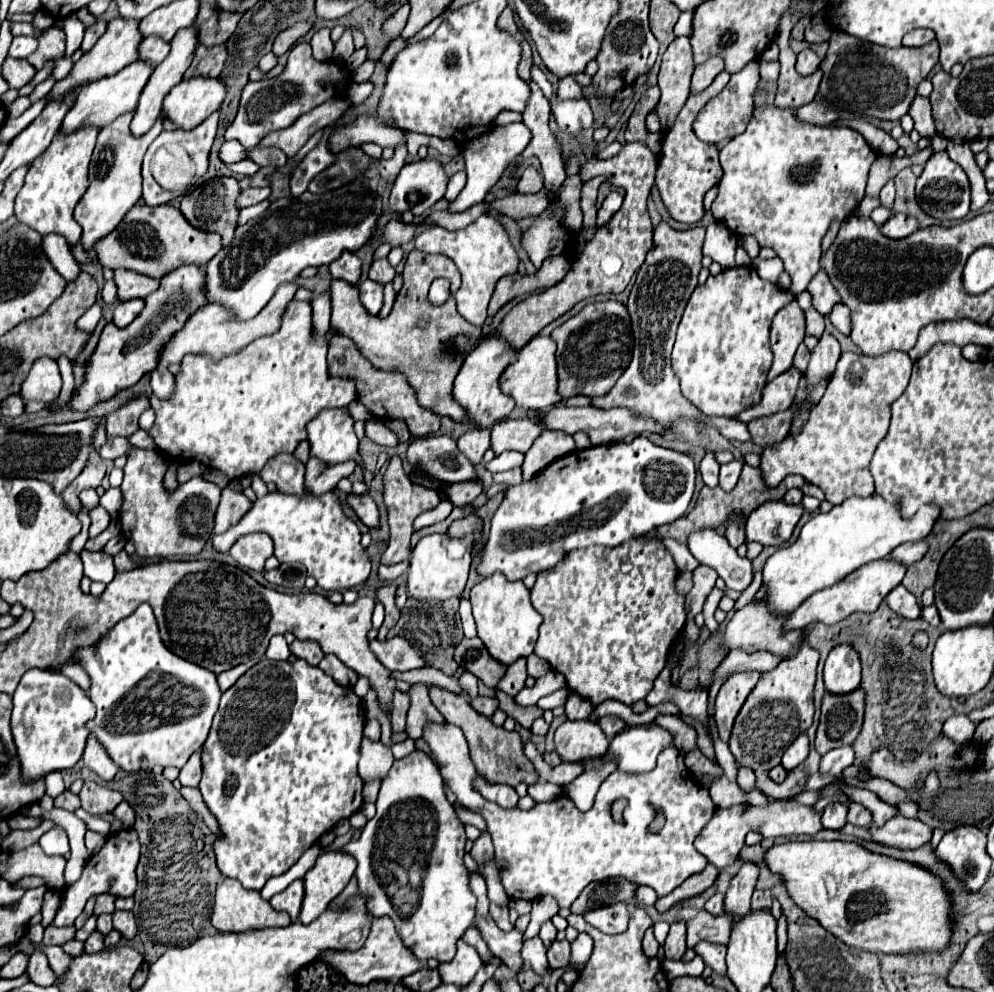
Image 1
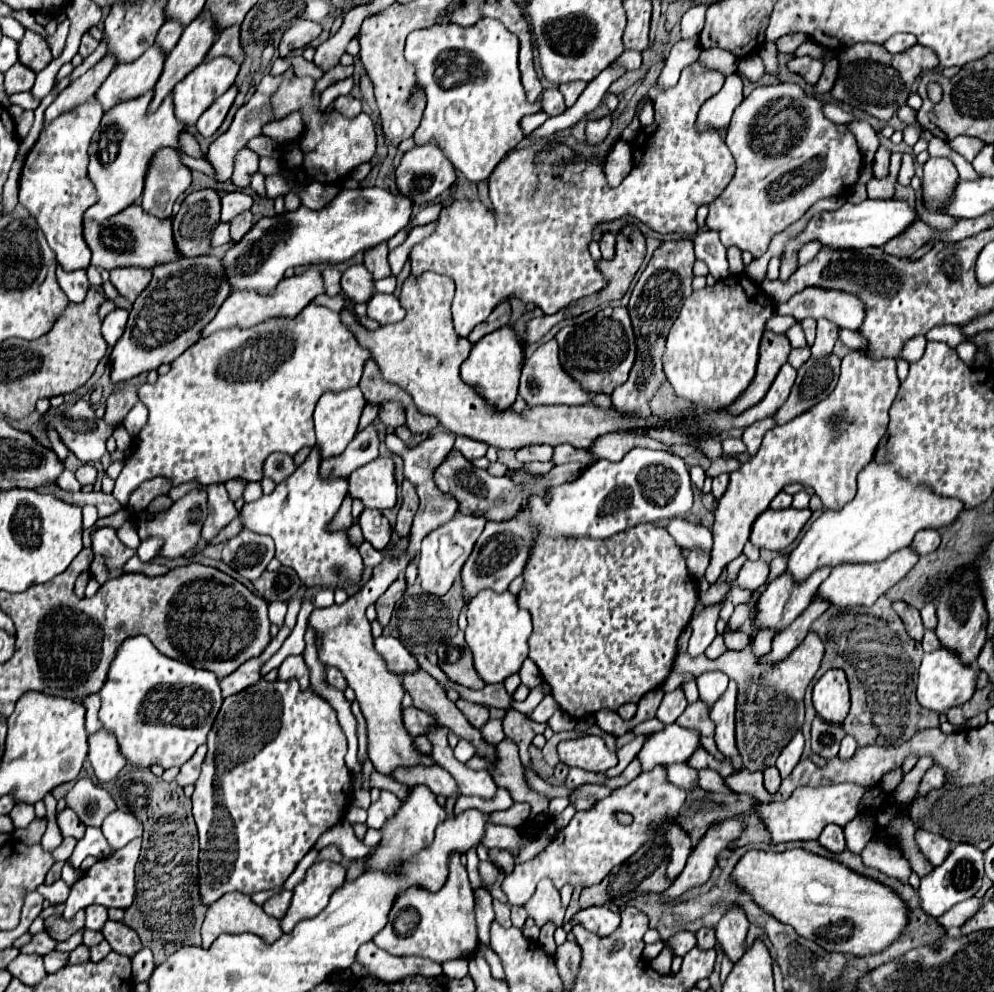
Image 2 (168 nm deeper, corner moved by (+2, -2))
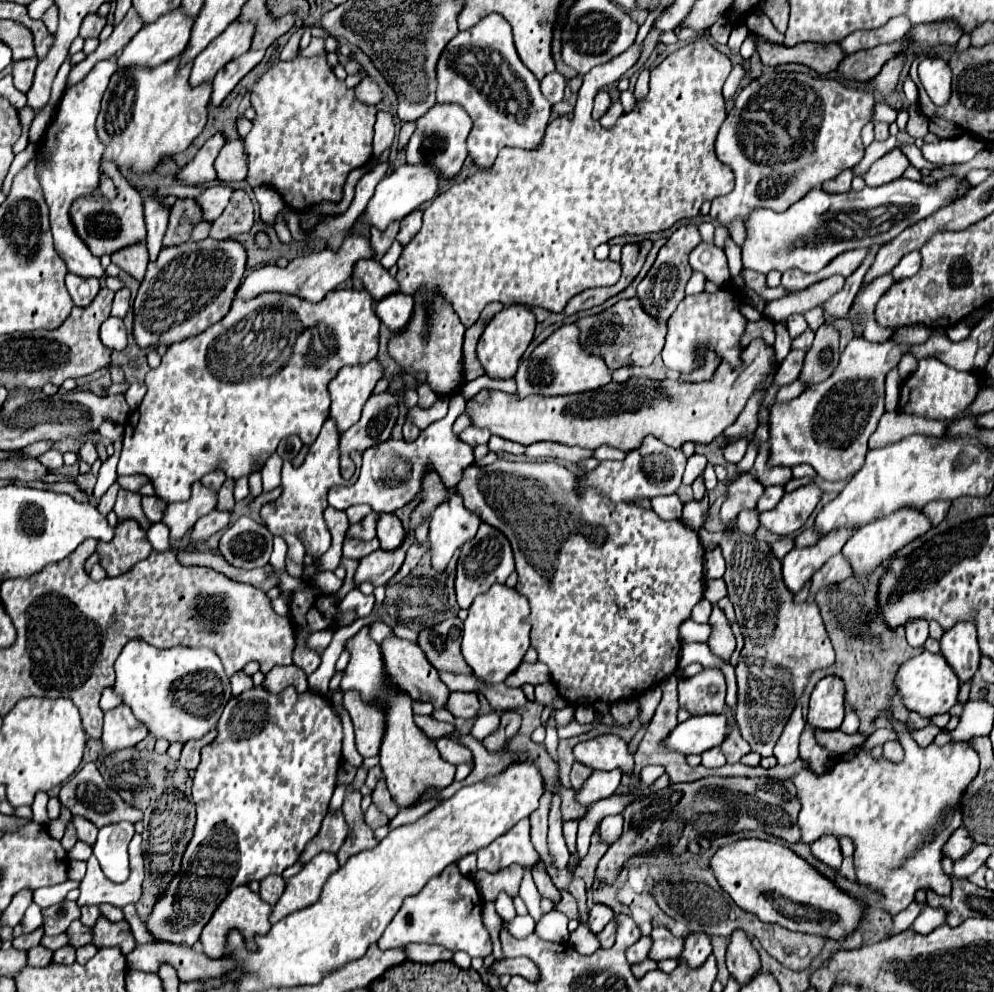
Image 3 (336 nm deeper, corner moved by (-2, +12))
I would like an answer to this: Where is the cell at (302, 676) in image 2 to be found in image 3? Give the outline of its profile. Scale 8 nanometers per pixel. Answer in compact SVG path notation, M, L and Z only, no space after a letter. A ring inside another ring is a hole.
M288 665L288 667L274 667L272 671L266 673L262 687L270 693L282 693L282 689L294 685L298 693L308 691L308 677L302 673L302 669Z

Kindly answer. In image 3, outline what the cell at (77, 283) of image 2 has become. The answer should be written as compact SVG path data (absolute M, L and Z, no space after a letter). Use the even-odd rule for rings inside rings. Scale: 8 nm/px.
M68 273L66 275L66 289L68 289L76 307L88 307L90 301L94 301L94 297L98 295L100 283L96 279L82 279L78 275Z

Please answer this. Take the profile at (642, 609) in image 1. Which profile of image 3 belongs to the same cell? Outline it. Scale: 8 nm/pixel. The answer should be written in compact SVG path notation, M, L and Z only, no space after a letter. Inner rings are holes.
M494 461L486 467L478 467L478 465L466 467L456 491L464 497L466 509L474 511L482 523L500 529L500 533L504 533L506 539L510 541L516 561L516 573L518 573L516 591L528 599L532 611L530 643L538 651L538 659L550 667L552 673L550 677L558 685L556 689L560 697L574 705L584 705L584 703L592 705L596 701L614 703L618 699L634 699L642 695L646 689L658 685L668 675L672 675L678 667L678 657L680 657L678 627L686 619L690 619L692 607L704 597L704 547L700 545L698 533L686 527L682 521L664 521L652 509L644 509L640 505L610 505L610 501L606 501L606 497L598 495L594 489L578 495L576 487L578 487L578 477L556 461L546 461L546 463Z

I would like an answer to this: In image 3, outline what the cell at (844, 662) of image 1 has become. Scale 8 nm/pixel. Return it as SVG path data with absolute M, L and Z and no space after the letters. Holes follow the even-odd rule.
M824 677L812 691L808 725L820 731L840 729L844 719L844 687L838 677Z

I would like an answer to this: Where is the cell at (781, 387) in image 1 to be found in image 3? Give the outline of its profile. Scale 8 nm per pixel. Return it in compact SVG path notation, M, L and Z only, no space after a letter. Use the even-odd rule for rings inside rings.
M792 349L786 359L778 365L778 371L776 371L776 377L774 377L774 385L788 385L792 381L796 381L800 377L800 371L802 371L802 365L804 365L804 351L798 351L798 349Z

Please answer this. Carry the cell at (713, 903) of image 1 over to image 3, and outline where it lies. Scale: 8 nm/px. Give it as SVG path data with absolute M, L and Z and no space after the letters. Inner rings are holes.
M692 933L684 939L684 949L678 955L678 963L686 963L690 969L698 969L712 953L710 937L706 933Z

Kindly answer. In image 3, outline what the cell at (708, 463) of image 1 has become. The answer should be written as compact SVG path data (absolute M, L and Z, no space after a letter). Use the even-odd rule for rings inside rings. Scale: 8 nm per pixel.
M698 453L692 455L692 457L688 459L688 465L686 465L682 483L684 483L684 485L692 485L692 483L696 481L696 477L706 469L706 465L708 465L708 461L706 461L704 455L698 455Z

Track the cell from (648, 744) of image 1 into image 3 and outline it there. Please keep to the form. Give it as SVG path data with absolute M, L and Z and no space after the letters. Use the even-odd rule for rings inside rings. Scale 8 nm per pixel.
M724 713L720 715L700 715L690 717L688 721L680 723L664 741L668 749L680 751L684 755L702 755L708 749L722 745L730 733L730 723Z

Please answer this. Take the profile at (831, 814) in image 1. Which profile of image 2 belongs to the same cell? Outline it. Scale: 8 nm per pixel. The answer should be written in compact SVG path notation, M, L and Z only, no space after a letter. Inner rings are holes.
M830 823L830 825L824 827L824 831L820 833L818 841L820 841L826 849L836 851L836 853L840 853L840 851L846 847L844 831L842 831L842 827L838 827L838 825L834 825L834 823Z

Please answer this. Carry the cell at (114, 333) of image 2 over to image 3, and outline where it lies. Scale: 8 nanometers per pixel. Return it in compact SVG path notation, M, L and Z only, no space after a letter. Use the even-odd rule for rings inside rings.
M108 317L102 323L102 327L100 327L100 341L110 351L122 351L122 349L126 349L126 327L124 327L122 319Z

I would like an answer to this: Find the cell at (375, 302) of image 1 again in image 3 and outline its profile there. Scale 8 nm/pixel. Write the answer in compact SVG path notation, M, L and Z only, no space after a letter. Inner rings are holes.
M394 293L390 297L384 297L374 305L376 315L380 317L382 325L388 327L390 333L400 333L406 329L406 325L412 319L414 311L414 299L404 293Z

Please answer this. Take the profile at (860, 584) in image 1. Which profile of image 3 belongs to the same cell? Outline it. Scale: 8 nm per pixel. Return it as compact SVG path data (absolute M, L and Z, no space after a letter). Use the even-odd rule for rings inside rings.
M898 509L898 513L890 513L890 517L882 517L882 519L884 521L872 521L870 525L858 529L842 549L844 557L852 563L852 569L858 577L866 577L874 567L890 559L898 549L902 549L912 539L924 535L932 527L930 519L918 509Z

